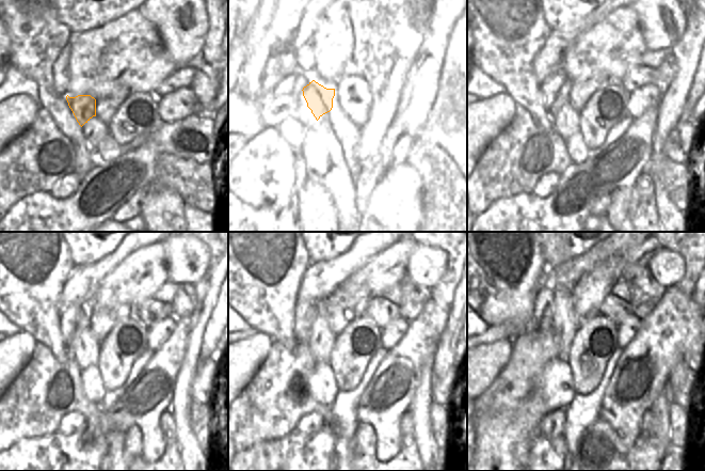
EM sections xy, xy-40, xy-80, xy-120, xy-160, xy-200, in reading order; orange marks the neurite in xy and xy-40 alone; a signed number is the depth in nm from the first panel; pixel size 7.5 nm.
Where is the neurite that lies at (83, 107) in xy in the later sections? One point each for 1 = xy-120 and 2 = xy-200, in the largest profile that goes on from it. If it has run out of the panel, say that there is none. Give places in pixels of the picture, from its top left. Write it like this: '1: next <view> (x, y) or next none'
1: next xy-120 (71, 319)
2: next xy-200 (543, 305)

